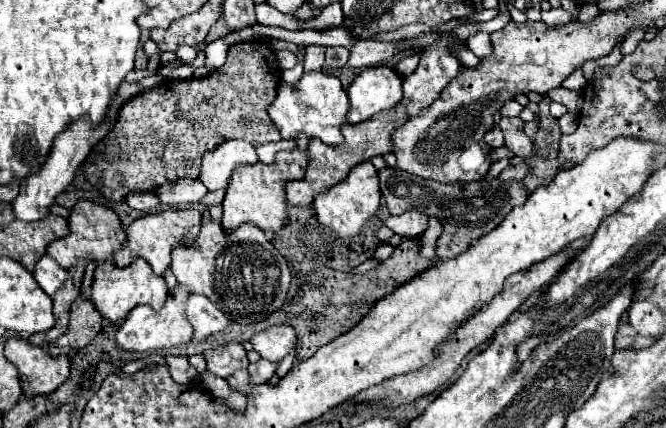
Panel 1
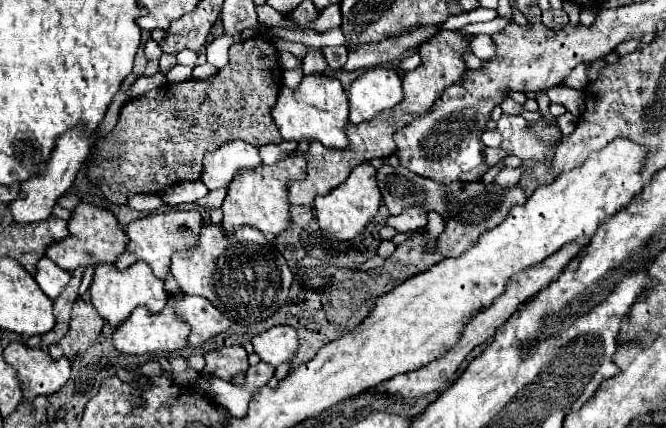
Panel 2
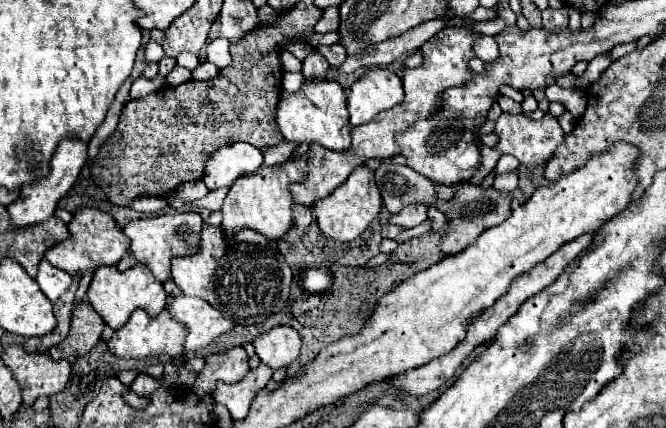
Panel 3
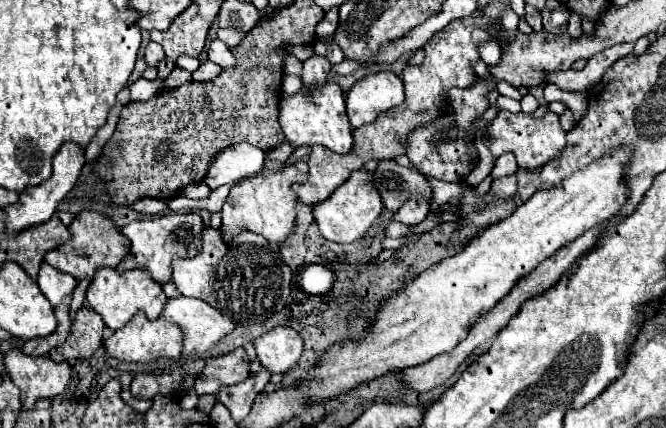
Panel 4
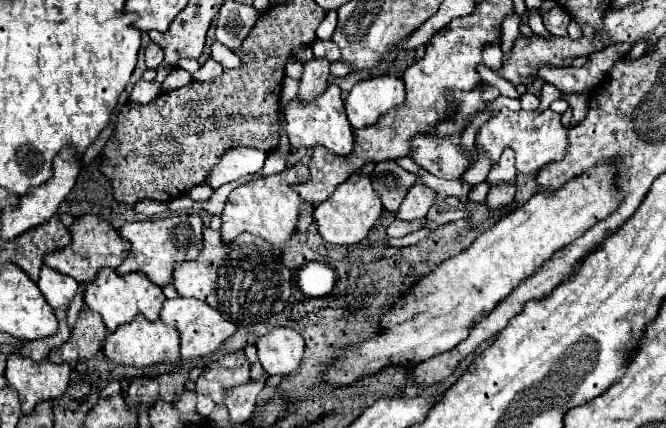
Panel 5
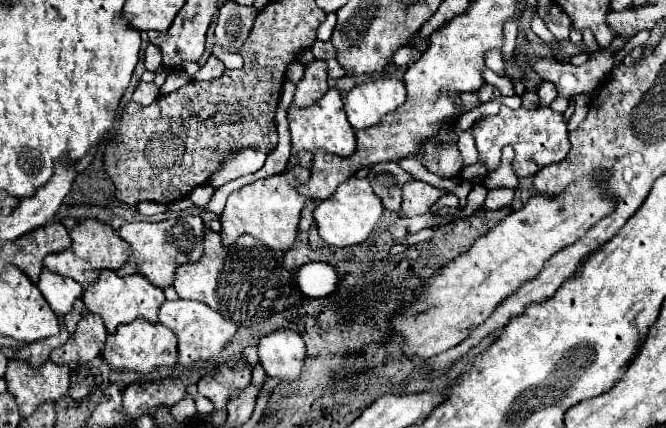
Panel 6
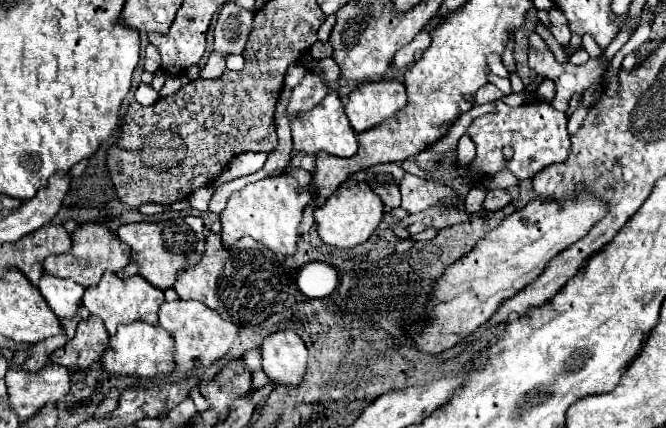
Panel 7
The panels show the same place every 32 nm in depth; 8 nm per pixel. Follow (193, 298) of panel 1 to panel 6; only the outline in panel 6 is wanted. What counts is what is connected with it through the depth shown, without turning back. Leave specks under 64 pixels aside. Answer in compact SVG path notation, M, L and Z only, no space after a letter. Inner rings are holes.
M166 300L166 304L162 304L160 308L160 322L174 330L174 334L178 336L178 362L182 366L192 366L194 362L220 356L220 352L236 334L236 326L232 322L224 320L216 310L208 308L204 302L198 300Z

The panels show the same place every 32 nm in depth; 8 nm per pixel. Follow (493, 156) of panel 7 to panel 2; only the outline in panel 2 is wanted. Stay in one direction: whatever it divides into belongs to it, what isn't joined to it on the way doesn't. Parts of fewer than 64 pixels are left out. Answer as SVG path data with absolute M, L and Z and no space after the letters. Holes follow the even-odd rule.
M502 116L498 120L498 130L502 134L502 148L518 156L522 162L544 160L552 144L560 142L562 134L554 124L526 122L522 116Z

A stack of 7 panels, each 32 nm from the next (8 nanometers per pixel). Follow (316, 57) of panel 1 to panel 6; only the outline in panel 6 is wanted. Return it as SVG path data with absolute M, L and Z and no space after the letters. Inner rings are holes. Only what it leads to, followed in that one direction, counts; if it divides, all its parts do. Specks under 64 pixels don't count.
M312 60L306 64L306 72L302 80L298 82L296 94L294 94L294 106L306 108L312 106L316 100L320 100L328 90L328 66L326 60Z

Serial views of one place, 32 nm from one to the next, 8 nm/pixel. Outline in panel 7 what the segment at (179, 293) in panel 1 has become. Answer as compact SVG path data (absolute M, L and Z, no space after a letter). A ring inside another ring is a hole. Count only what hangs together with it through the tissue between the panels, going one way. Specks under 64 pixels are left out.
M142 320L136 324L120 326L114 336L110 336L108 350L102 356L102 364L110 374L130 374L138 378L152 378L160 374L170 374L174 370L172 360L172 336L168 330L160 328L158 324L144 324Z

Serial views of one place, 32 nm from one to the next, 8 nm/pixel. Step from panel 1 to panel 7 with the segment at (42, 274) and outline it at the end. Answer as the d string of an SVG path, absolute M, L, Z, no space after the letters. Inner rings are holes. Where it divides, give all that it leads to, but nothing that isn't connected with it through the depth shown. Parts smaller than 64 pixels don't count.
M46 272L40 278L38 290L42 292L48 306L60 320L72 318L78 312L78 302L82 300L84 294L84 288L80 284L58 276L48 276Z

